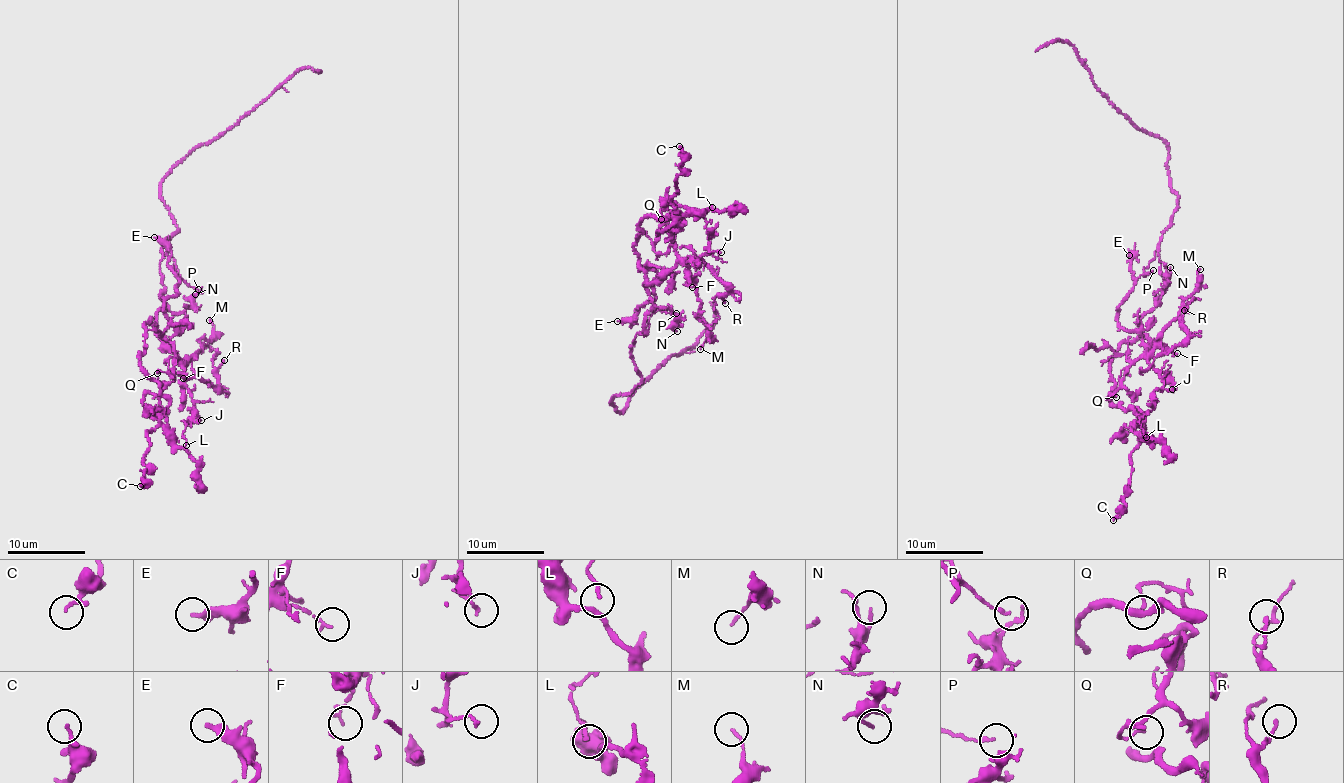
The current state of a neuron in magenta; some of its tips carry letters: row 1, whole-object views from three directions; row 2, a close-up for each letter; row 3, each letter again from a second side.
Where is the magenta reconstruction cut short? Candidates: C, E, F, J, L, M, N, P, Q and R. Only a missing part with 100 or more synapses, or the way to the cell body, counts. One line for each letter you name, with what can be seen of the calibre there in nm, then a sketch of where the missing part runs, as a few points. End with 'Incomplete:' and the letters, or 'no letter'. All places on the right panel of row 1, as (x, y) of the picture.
Incomplete: no letter

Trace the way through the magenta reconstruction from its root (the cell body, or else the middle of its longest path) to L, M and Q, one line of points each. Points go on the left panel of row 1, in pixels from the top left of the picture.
L: (159, 268), (167, 308), (157, 312), (157, 336), (176, 353), (195, 408), (185, 423), (186, 445)
M: (159, 268), (161, 298), (167, 308), (157, 312), (155, 329), (162, 346), (185, 363), (214, 338), (209, 320)
Q: (159, 268), (161, 298), (167, 308), (157, 312), (155, 329), (162, 346), (178, 359), (175, 375), (157, 373)

